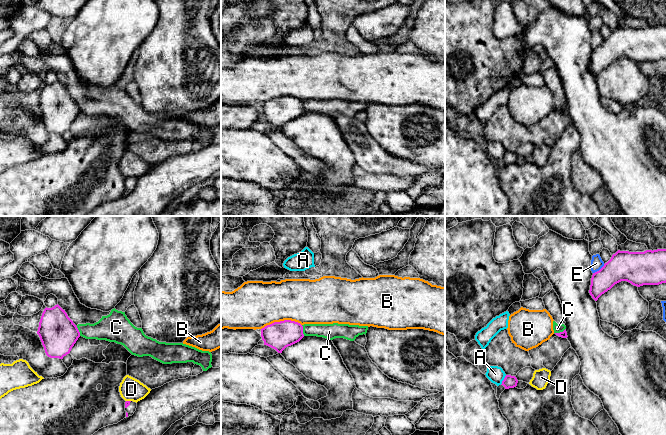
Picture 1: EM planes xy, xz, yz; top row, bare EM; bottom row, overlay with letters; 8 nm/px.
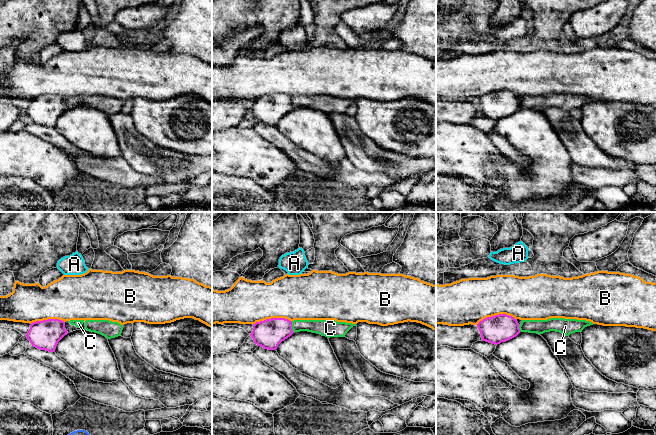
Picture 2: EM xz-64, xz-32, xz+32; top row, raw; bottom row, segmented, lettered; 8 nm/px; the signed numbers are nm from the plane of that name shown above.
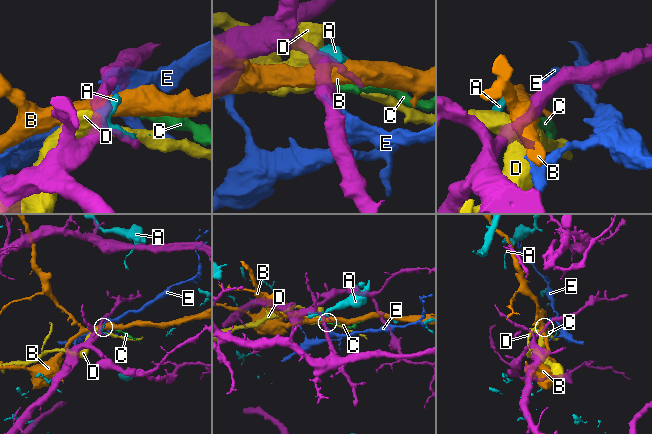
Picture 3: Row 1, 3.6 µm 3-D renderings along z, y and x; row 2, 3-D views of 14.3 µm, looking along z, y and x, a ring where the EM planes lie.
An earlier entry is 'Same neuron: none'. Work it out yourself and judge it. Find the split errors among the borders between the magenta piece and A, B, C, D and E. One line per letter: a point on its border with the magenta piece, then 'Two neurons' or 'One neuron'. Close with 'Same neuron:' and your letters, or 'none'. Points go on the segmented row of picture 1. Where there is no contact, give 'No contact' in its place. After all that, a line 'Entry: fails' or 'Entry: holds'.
A: Touches magenta at yz (503, 380). Two neurons
B: Touches magenta at xz (281, 321). Two neurons
C: Touches magenta at xz (302, 330). Two neurons
D: Touches magenta at xy (128, 401). Two neurons
E: Touches magenta at yz (599, 270). Two neurons
Same neuron: none
Entry: holds

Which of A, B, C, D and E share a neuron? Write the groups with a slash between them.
A / B E / C / D

